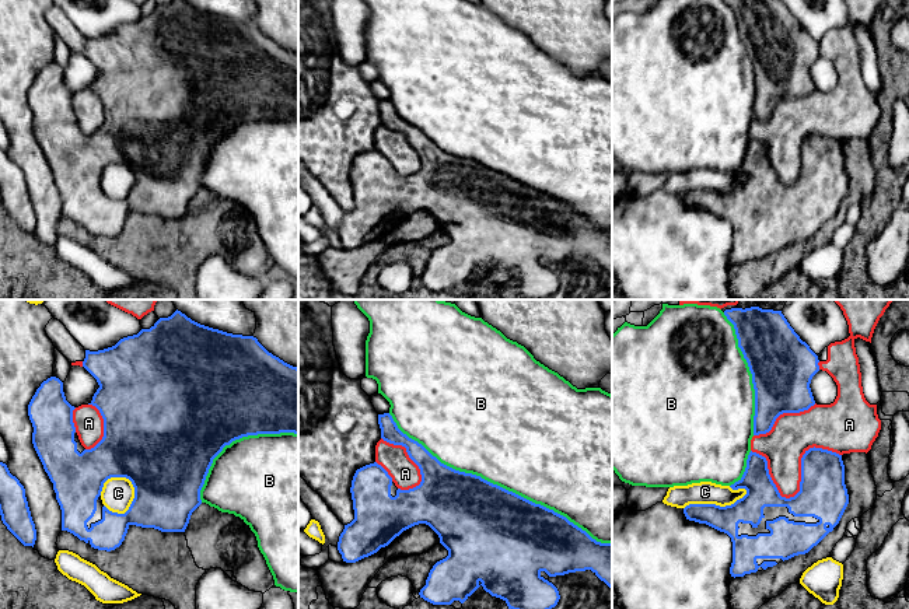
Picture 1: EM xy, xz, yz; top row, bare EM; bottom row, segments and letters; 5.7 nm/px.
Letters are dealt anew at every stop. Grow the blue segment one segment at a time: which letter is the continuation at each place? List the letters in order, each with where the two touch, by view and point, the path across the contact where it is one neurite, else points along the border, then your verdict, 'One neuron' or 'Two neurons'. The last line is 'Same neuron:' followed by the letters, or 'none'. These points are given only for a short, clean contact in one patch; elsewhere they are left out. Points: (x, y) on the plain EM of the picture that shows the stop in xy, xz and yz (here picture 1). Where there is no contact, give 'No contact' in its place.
A: Touches blue at yz (800, 174). One neuron
B: Touches blue at xz (496, 171). Two neurons
C: Touches blue at xy (135, 175). Two neurons
Same neuron: A

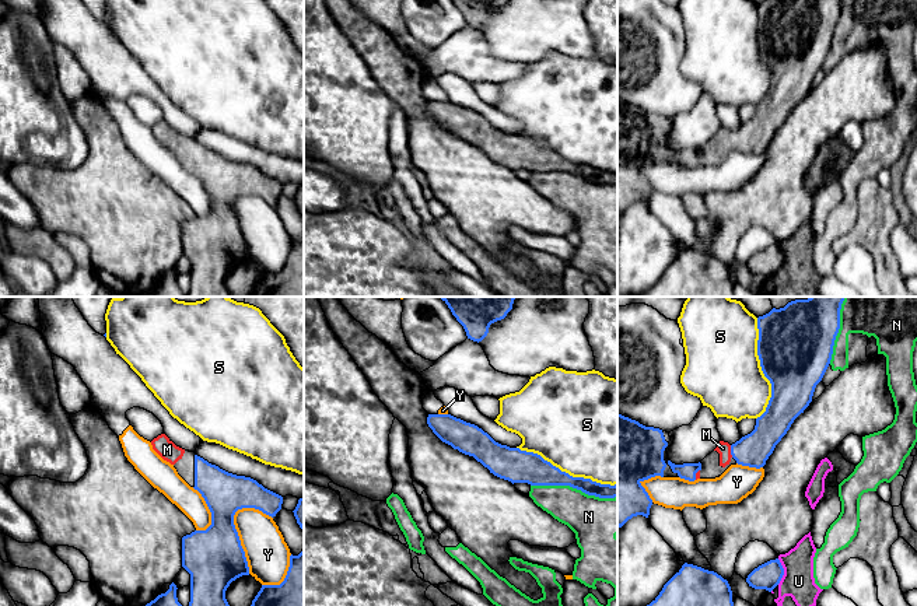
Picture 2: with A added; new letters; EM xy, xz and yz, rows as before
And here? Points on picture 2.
M: Touches blue at yz (731, 137). One neuron
N: Touches blue at xz (574, 174). Two neurons
S: Touches blue at yz (762, 55). Two neurons
U: Touches blue at yz (783, 258). Two neurons
Y: Touches blue at xy (238, 226). Two neurons
Same neuron: M

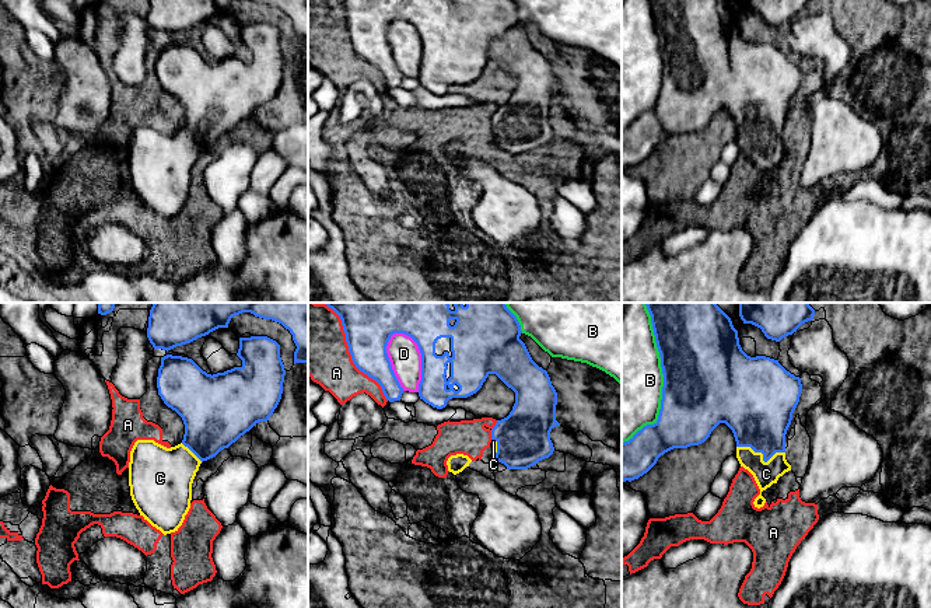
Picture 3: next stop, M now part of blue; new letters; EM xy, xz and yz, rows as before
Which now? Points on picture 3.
A: Touches blue at xz (352, 45). Two neurons
B: Touches blue at yz (664, 70). Two neurons
C: Touches blue at yz (763, 142). Path across: yz (759, 98), (763, 142), (766, 160). One neuron
D: Touches blue at xz (422, 42). Two neurons
Same neuron: C

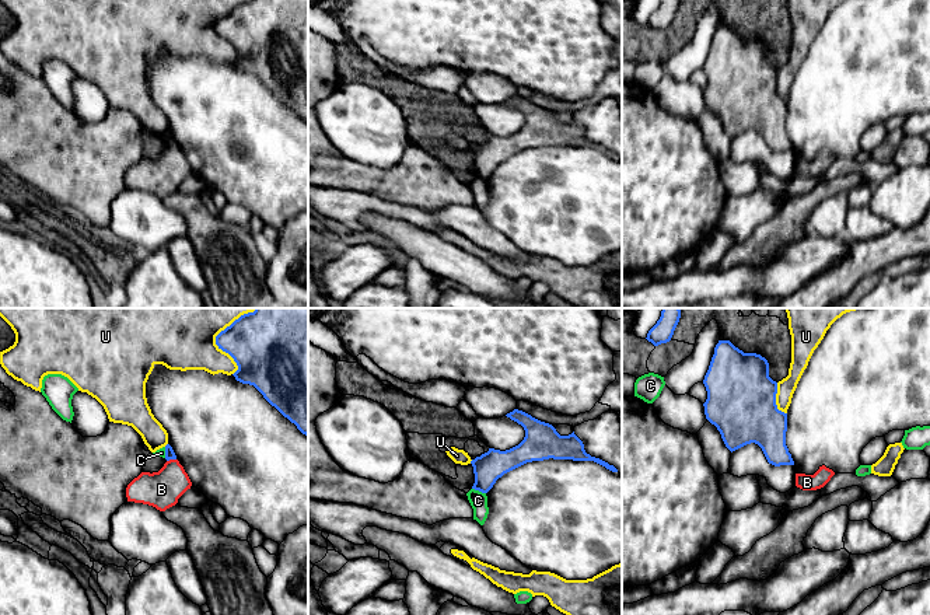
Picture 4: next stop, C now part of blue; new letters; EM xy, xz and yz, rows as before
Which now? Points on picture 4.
B: Touches blue at xy (171, 144). Boundary: xy (175, 144), (167, 147). Two neurons
C: Touches blue at xz (479, 177). Two neurons
U: Touches blue at xy (216, 28). Two neurons
Same neuron: none

